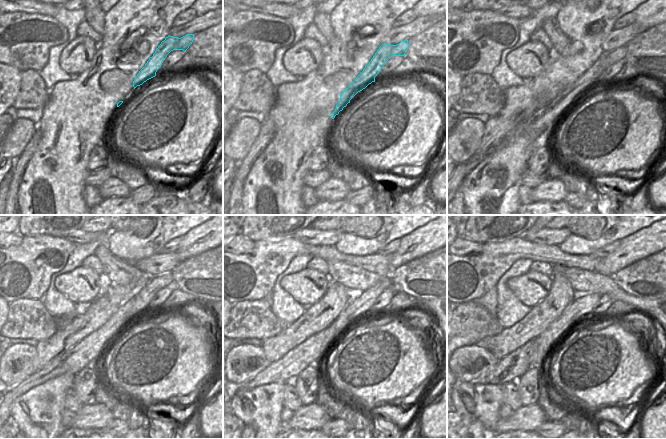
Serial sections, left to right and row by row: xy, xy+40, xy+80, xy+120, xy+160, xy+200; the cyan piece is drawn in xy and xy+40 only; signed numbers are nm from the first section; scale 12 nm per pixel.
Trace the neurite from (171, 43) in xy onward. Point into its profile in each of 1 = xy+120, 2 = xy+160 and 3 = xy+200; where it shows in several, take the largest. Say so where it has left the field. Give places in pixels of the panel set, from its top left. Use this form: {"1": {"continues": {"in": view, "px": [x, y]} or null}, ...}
{"1": {"continues": {"in": "xy+120", "px": [85, 353]}}, "2": {"continues": {"in": "xy+160", "px": [287, 368]}}, "3": {"continues": {"in": "xy+200", "px": [510, 368]}}}

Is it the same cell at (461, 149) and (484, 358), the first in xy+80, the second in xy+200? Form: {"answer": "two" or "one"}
{"answer": "one"}

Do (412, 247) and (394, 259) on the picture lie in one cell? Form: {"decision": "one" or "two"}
{"decision": "one"}

